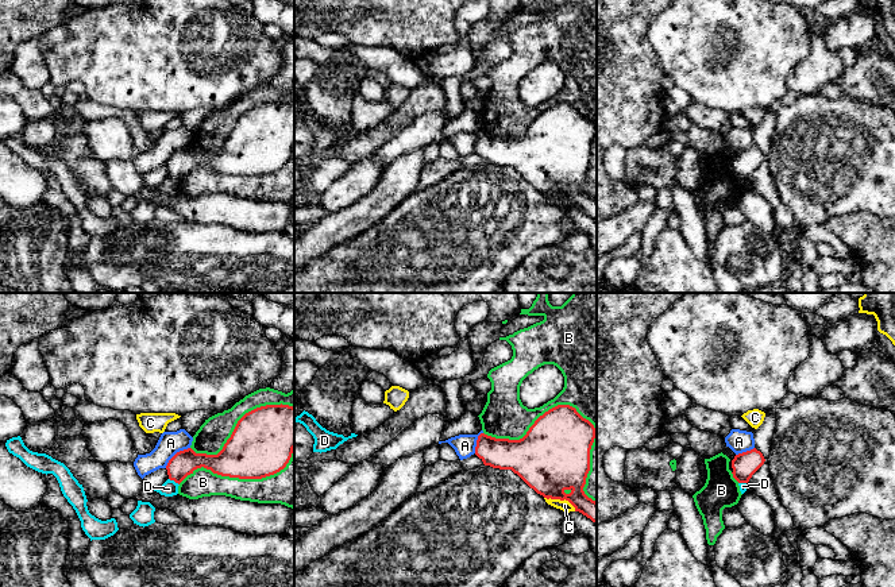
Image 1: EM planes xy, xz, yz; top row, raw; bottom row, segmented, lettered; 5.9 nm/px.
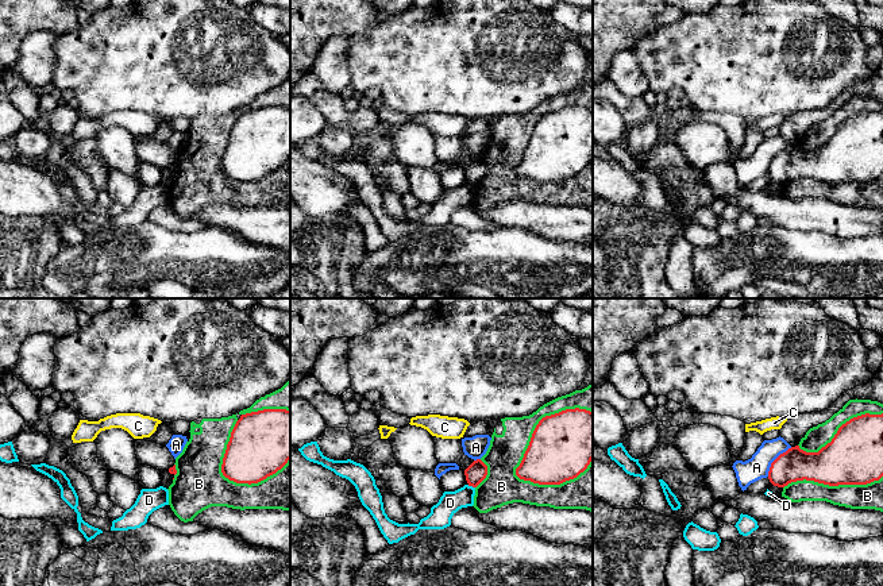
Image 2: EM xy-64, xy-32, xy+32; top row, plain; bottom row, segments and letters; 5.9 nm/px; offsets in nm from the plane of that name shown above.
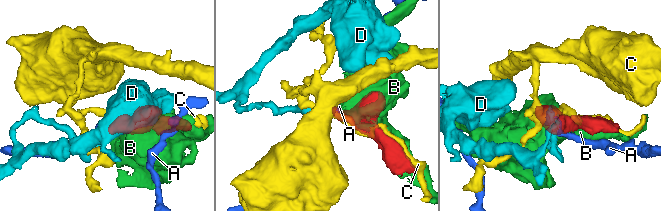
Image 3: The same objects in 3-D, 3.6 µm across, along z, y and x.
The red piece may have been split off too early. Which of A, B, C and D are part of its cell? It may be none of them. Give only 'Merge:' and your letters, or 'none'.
Merge: none

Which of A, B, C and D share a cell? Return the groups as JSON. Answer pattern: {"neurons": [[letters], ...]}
{"neurons": [["A"], ["B"], ["C"], ["D"]]}

